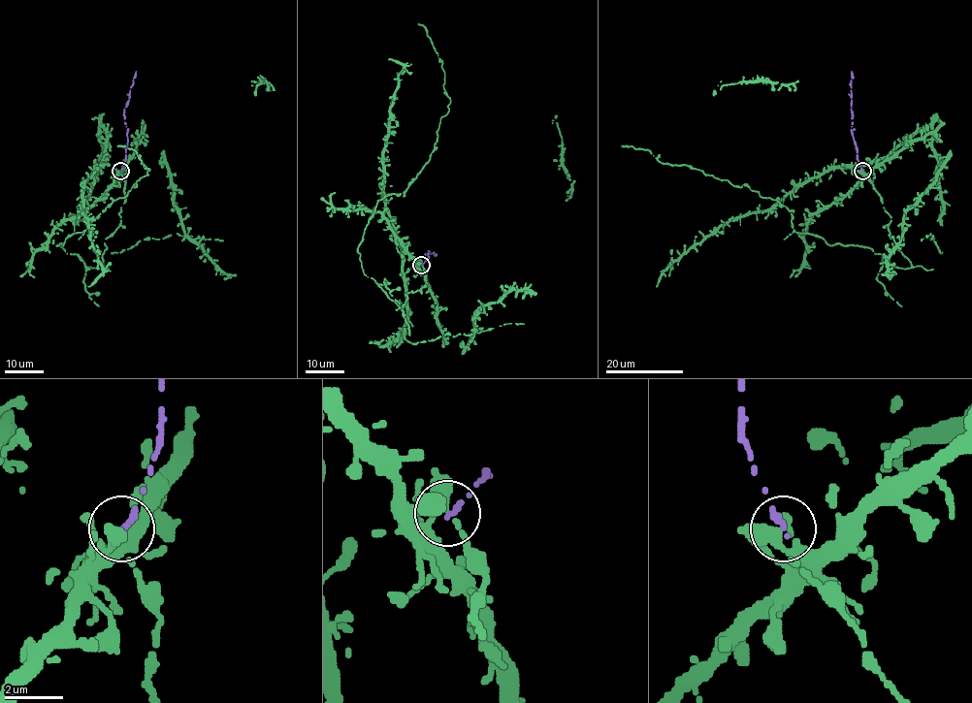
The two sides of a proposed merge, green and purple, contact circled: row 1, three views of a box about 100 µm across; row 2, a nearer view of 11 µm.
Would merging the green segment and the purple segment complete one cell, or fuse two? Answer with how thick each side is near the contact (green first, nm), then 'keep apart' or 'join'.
calibres 280 and 220 nm; join

